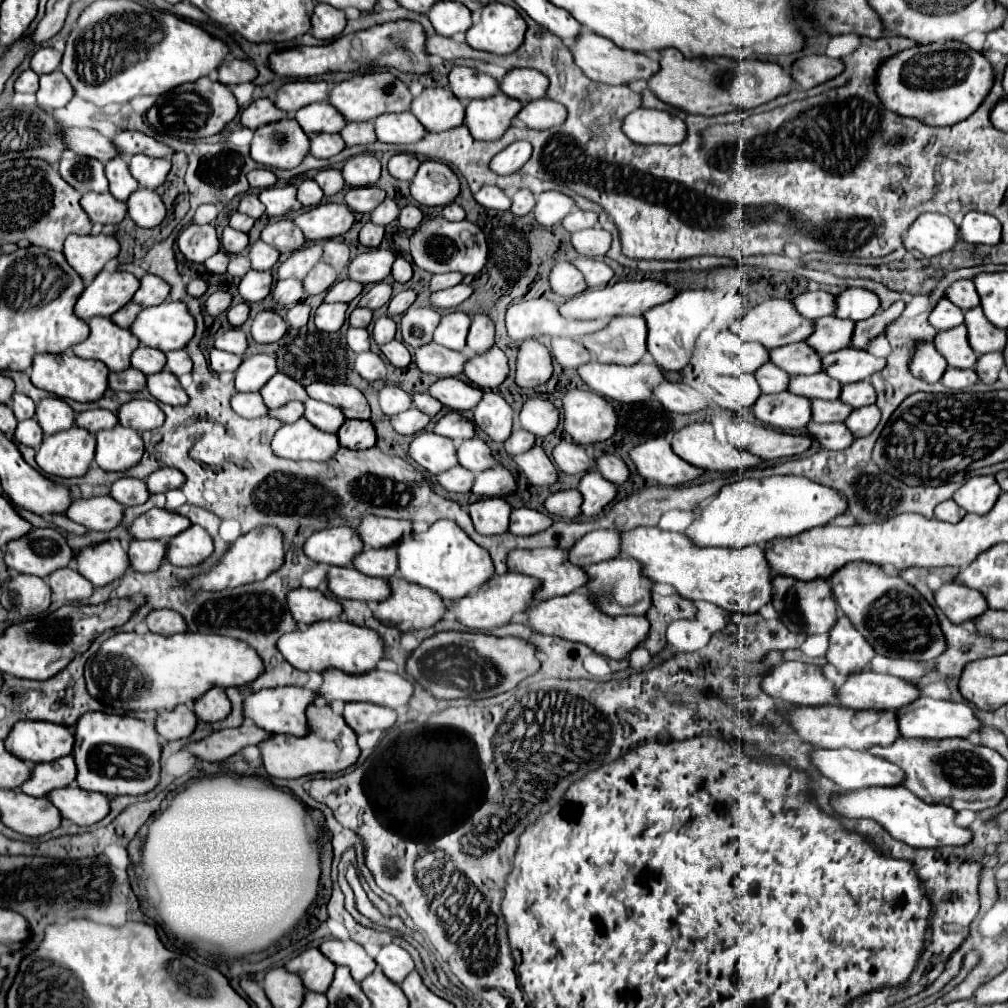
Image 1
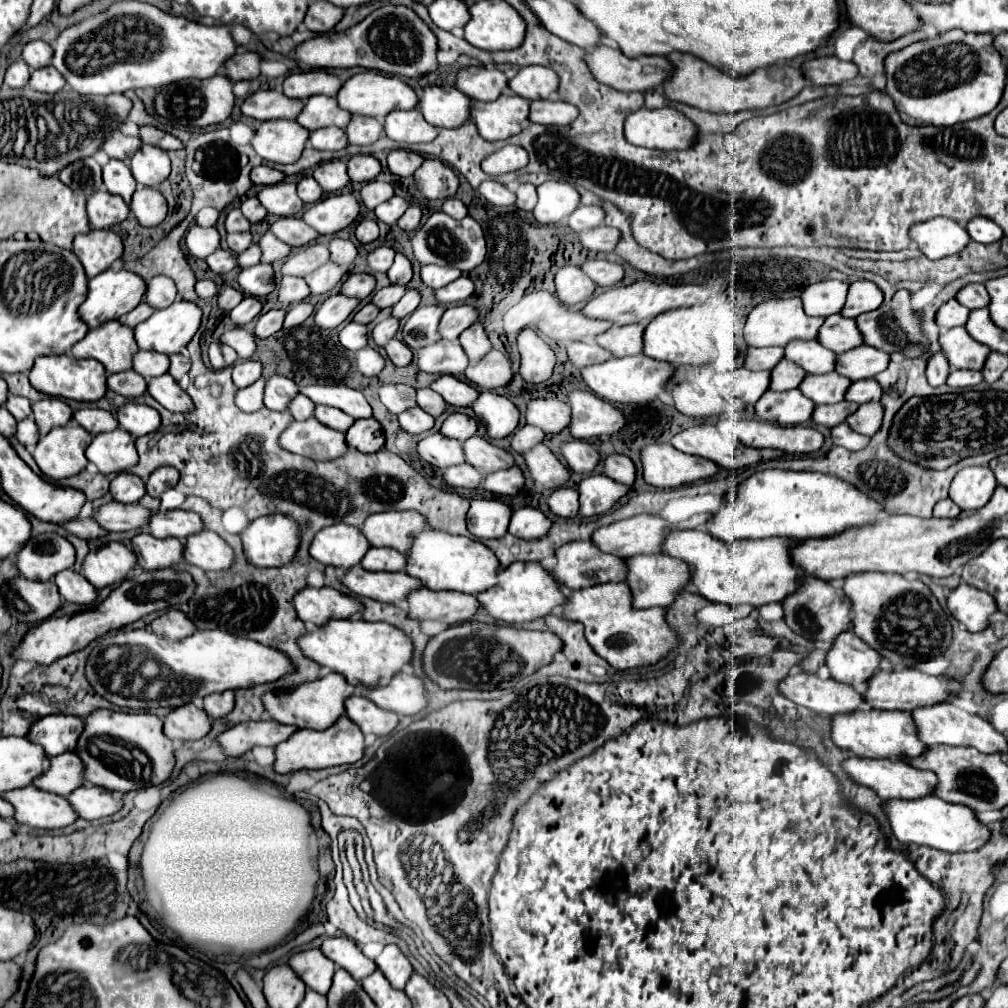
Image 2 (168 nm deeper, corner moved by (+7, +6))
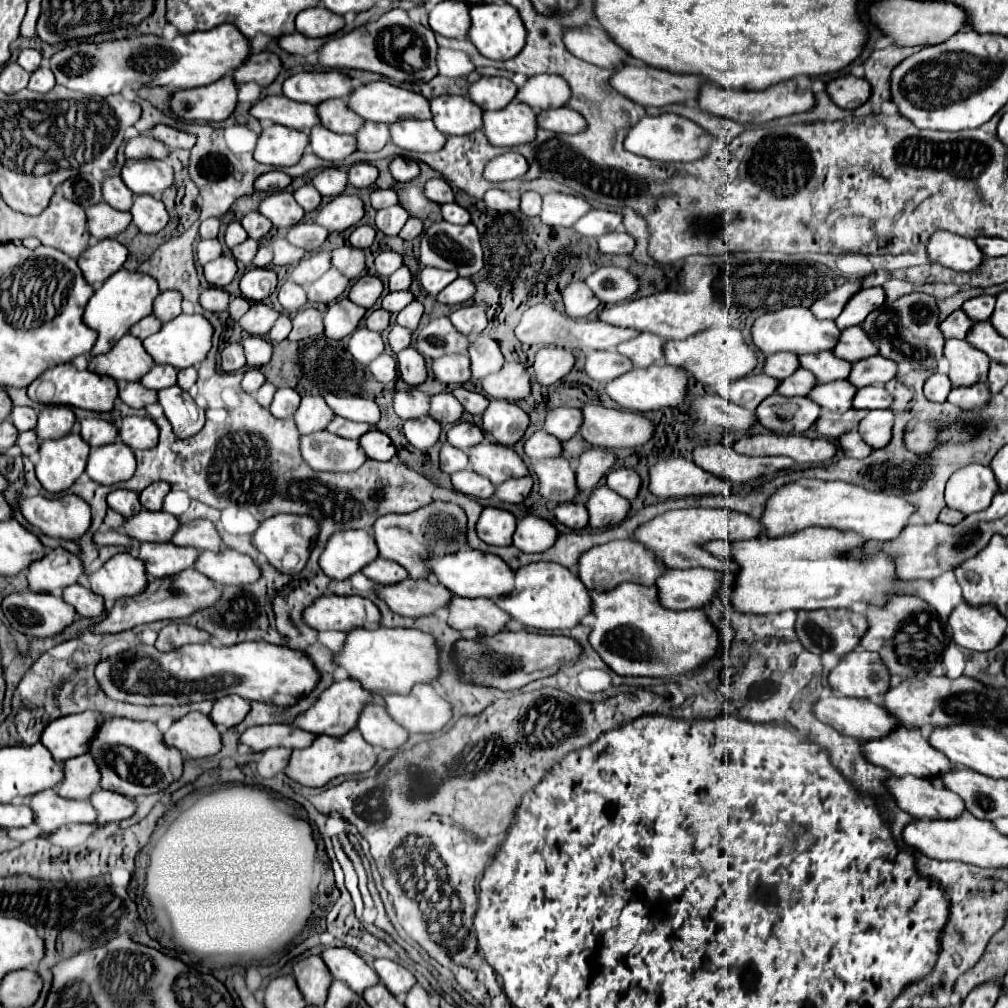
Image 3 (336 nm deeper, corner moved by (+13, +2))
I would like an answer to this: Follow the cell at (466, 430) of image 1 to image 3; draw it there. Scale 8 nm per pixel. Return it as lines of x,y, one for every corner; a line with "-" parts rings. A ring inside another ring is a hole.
455,422
451,426
451,430
447,432
447,442
451,446
457,446
461,450
467,450
471,448
473,444
479,444
483,442
483,432
475,426
475,424
469,424
469,422

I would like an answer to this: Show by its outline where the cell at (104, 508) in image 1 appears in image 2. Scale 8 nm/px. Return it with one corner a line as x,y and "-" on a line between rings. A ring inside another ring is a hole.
109,502
103,504
95,516
95,520
109,532
125,532
125,530
147,530
151,520
151,510
141,504
121,504

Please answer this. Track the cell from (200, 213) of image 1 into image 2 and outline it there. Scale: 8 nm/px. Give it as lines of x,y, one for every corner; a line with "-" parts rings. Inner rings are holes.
203,208
199,214
197,214
197,224
199,226
215,226
217,224
217,218
219,218
219,212
215,208

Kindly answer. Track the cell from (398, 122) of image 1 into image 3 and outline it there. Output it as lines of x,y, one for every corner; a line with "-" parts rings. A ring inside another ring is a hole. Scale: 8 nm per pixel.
397,120
389,128
391,142
405,150
437,152
445,144
445,134
437,132
431,120

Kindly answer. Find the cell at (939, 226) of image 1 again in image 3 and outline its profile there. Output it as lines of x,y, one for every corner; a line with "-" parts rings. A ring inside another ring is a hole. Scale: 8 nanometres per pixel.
937,230
931,234
927,242
927,254
931,262
959,272
969,272
983,260
983,252
971,238
963,238
949,230

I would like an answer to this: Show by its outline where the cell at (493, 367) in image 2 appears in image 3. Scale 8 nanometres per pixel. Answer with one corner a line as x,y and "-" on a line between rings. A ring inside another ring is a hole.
505,362
499,372
481,378
481,386
487,396
513,402
529,396
531,376
521,362

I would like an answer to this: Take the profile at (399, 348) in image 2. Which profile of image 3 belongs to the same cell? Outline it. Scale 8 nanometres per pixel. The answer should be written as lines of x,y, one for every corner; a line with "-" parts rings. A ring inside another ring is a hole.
405,348
403,352
397,354
397,368
399,368
401,378
409,386
417,386
427,378
425,358
415,348

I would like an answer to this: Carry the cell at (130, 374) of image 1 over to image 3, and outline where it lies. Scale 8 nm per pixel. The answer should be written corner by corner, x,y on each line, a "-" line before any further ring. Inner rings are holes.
119,380
117,388
119,388
119,398
131,408
145,408
147,404
157,402
157,392
141,386
139,382
123,382
123,380

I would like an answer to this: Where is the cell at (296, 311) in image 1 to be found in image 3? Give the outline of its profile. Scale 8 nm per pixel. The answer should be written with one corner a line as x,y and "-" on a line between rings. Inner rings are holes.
303,308
293,318
293,328
289,332
289,340
303,340
309,336
317,336
323,332
323,314
315,308

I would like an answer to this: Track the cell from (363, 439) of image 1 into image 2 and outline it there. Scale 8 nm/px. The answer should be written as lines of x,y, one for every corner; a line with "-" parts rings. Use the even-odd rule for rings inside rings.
375,418
357,420
347,430
347,444
359,452
365,452
365,454
381,450
385,446
385,436
383,436
381,424

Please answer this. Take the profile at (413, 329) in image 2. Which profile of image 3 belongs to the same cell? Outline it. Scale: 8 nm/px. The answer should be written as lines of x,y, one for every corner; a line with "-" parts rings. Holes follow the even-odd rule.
441,316
431,318
427,324
419,326
411,340
411,346
427,358
437,358
443,354
465,352
469,346
469,338
459,336
459,332
455,332
455,328
449,324
449,318

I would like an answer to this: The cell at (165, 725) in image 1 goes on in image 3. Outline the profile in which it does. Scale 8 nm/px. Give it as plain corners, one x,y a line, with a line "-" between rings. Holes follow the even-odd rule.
189,712
169,726
163,734
165,744
181,750
185,758
205,758
221,750
221,734
201,712

